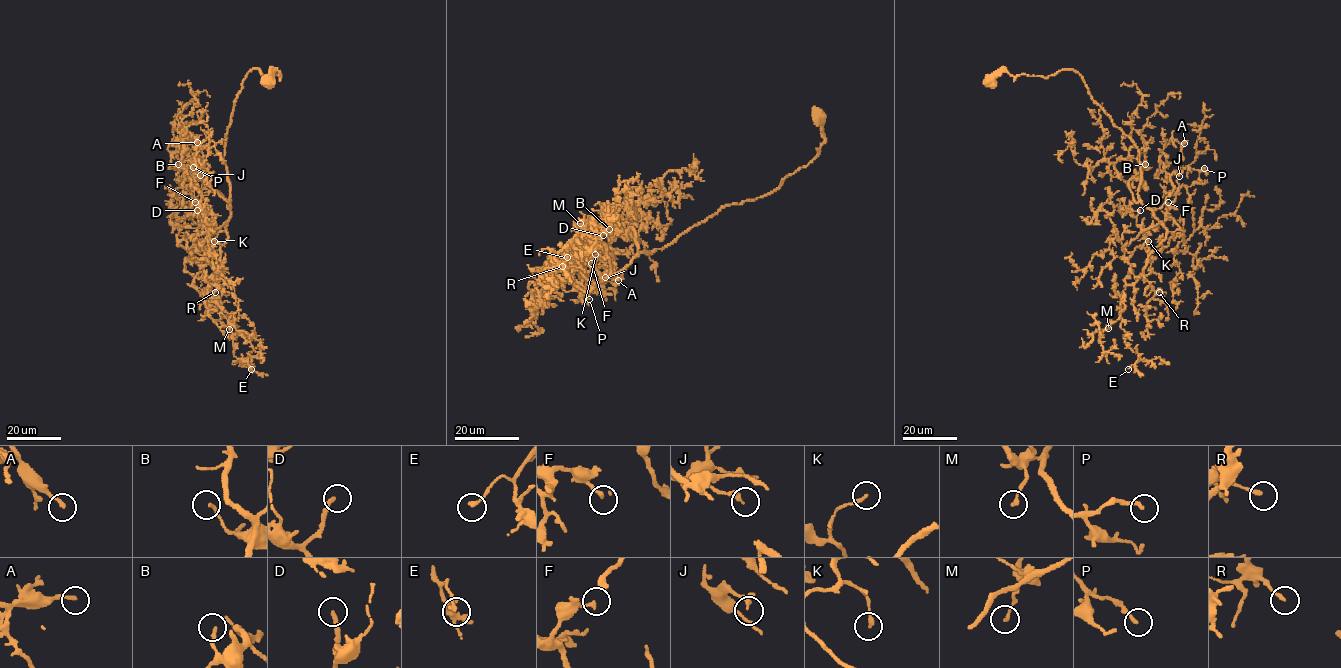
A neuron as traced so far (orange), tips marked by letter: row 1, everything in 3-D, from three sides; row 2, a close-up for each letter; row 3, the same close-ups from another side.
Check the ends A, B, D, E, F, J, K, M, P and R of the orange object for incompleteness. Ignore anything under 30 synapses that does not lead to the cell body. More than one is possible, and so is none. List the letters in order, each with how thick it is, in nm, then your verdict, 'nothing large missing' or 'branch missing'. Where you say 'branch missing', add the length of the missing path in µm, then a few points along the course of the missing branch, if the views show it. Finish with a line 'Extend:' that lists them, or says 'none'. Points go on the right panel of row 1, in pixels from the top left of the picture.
A: 200 nm | nothing large missing
B: 170 nm | nothing large missing
D: 200 nm | branch missing | 10 µm | (1140, 210), (1147, 204), (1144, 195), (1140, 199)
E: 170 nm | nothing large missing
F: 200 nm | nothing large missing
J: 190 nm | nothing large missing
K: 160 nm | nothing large missing
M: 160 nm | nothing large missing
P: 180 nm | nothing large missing
R: 180 nm | nothing large missing
Extend: D

